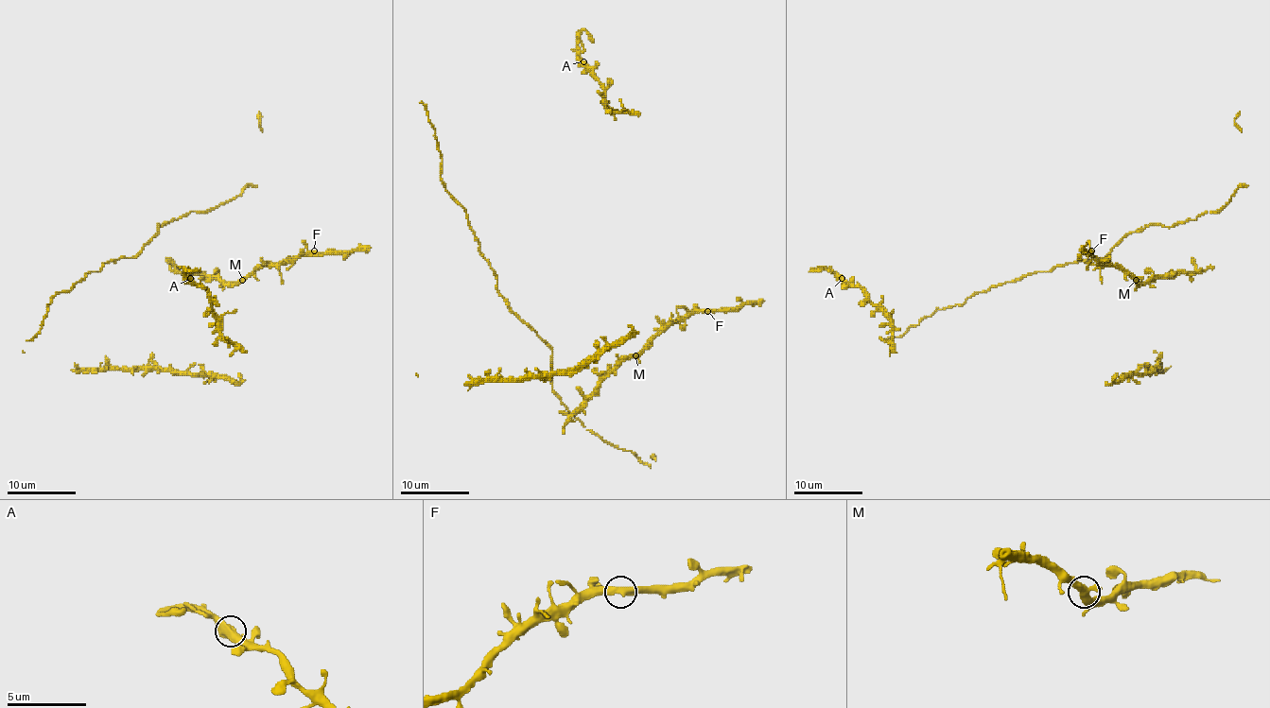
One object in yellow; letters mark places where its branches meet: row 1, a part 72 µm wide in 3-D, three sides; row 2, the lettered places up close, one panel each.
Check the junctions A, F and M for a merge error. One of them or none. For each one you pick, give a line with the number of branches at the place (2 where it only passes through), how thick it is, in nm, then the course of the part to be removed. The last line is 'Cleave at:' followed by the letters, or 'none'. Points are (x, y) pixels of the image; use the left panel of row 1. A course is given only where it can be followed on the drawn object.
Cleave at: none

